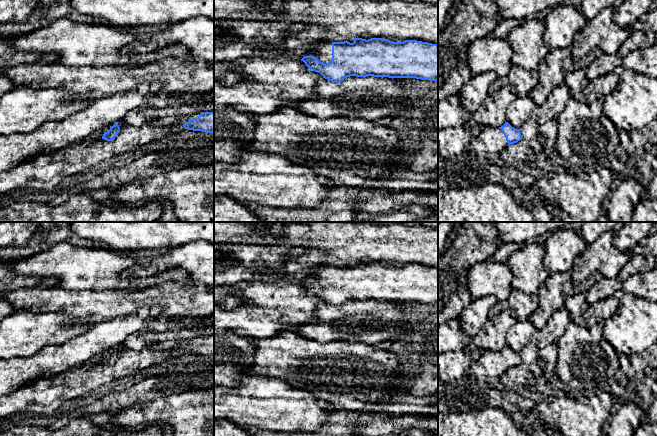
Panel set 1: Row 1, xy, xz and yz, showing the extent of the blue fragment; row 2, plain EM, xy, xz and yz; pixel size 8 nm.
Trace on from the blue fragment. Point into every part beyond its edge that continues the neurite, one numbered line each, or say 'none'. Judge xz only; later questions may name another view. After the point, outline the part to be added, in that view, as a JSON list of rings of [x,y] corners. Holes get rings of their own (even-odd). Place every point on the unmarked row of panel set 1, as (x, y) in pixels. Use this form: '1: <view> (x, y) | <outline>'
1: xz (322, 274) | [[[321,264],[310,270],[306,280],[316,281],[319,285],[327,288],[332,285],[332,265]]]

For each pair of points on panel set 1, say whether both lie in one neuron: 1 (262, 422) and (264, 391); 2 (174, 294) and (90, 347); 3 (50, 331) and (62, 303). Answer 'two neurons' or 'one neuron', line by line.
1: one neuron
2: two neurons
3: two neurons

